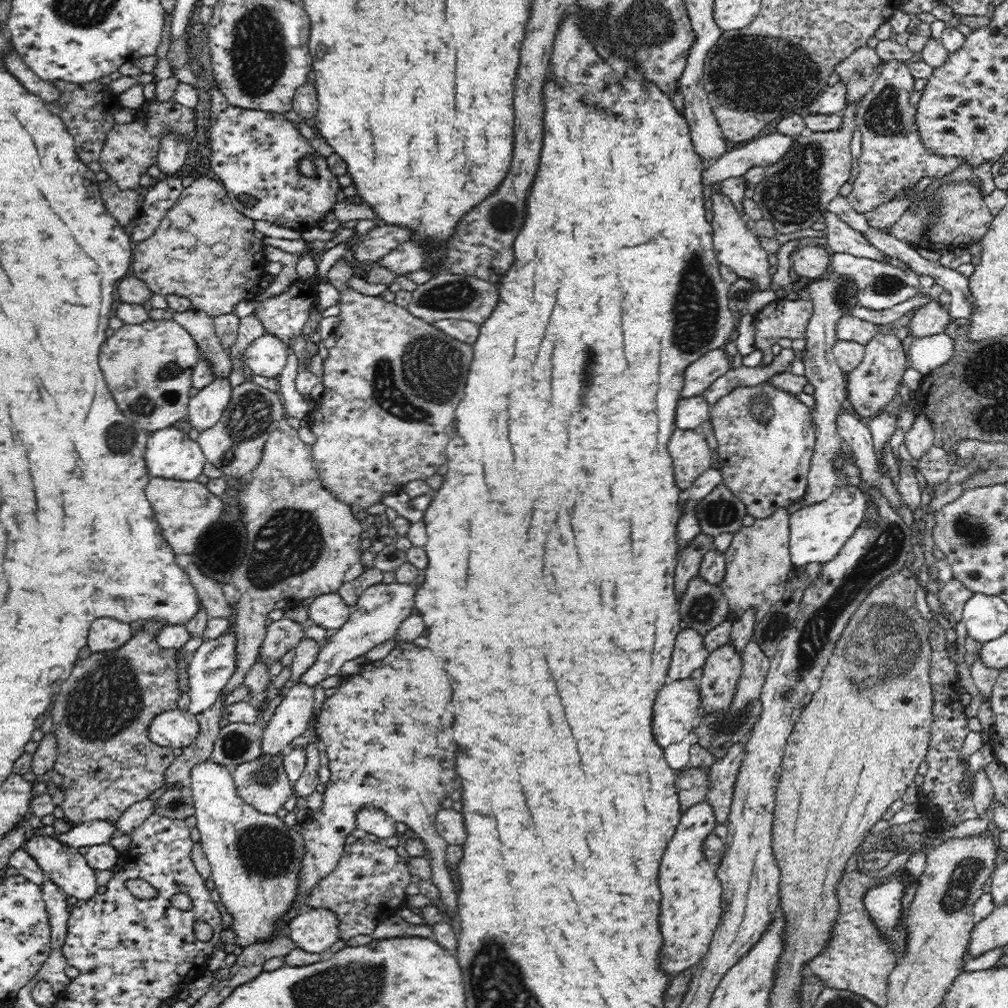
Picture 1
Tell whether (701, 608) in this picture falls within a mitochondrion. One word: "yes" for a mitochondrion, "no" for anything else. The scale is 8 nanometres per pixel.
yes

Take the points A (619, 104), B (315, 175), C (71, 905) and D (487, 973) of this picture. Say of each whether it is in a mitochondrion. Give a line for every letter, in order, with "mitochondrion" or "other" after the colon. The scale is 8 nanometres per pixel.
A: other
B: other
C: other
D: mitochondrion

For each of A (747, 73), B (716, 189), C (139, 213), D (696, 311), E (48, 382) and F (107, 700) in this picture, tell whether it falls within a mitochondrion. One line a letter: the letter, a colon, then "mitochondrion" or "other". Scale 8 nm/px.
A: mitochondrion
B: other
C: other
D: mitochondrion
E: other
F: mitochondrion

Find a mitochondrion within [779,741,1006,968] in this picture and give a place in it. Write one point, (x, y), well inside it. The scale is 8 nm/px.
(956, 896)

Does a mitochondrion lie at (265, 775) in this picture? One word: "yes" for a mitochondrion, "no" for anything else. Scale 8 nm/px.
yes

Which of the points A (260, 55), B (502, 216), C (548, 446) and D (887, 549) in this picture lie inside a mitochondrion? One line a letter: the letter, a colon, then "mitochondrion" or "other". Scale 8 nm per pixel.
A: mitochondrion
B: mitochondrion
C: other
D: mitochondrion

